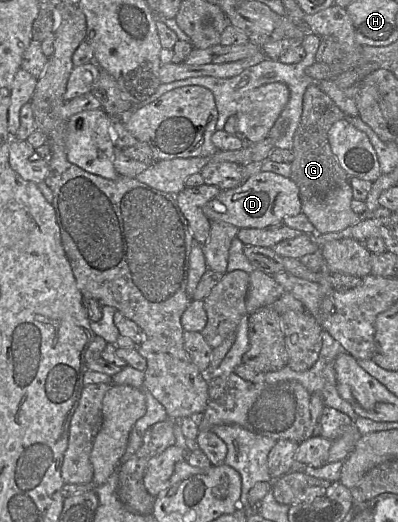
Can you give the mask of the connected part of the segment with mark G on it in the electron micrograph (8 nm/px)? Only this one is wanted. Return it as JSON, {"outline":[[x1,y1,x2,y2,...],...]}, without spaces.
{"outline":[[316,82,310,84,303,96,302,114,300,123,293,137,293,160,290,179,299,188,301,199,318,198,333,188,349,181,349,176,341,168,334,156,329,141,328,132,331,126,346,115,335,105]]}

